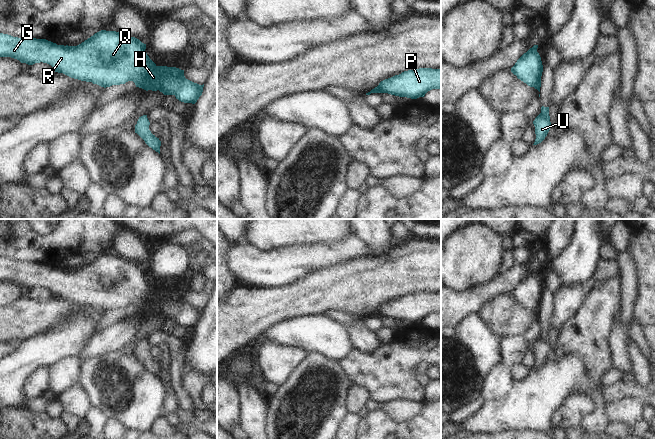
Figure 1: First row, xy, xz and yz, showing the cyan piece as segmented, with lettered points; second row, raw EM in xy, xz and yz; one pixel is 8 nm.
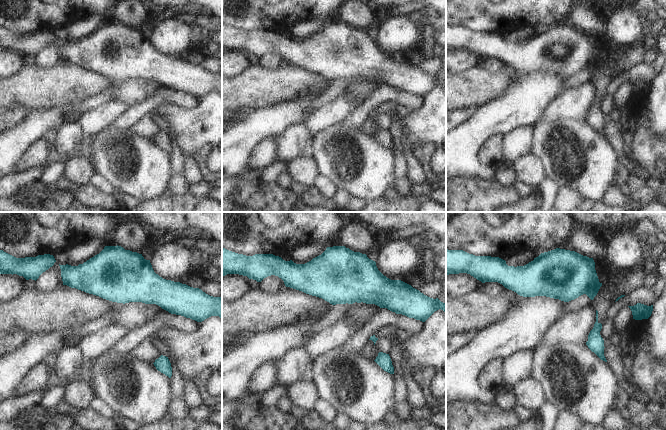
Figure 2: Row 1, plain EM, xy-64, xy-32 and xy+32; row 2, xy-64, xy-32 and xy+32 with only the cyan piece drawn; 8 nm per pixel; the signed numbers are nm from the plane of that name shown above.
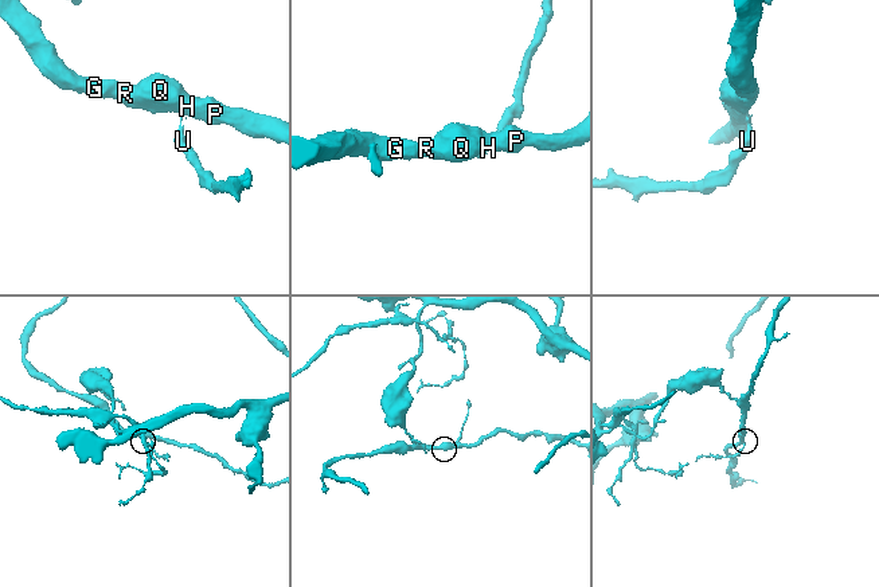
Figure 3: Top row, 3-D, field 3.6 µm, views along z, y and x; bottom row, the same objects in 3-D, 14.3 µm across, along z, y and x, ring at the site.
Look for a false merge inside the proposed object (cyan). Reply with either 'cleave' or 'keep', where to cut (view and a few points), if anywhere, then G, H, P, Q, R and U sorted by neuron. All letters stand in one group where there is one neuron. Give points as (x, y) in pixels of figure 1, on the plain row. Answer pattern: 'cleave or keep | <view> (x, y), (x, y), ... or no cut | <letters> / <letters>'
cleave | xy (144, 312), (147, 314) | G H P Q R / U

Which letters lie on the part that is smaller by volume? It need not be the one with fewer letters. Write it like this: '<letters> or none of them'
U

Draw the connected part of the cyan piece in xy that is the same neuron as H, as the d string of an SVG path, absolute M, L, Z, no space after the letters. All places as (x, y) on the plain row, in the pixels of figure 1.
M101 254L77 270L57 269L46 263L21 263L0 257L0 281L11 281L28 289L47 287L55 296L104 312L133 305L136 311L147 315L159 314L164 319L174 319L181 326L195 328L202 319L204 308L186 303L184 294L179 292L157 290L145 273L146 268L139 263L116 255Z

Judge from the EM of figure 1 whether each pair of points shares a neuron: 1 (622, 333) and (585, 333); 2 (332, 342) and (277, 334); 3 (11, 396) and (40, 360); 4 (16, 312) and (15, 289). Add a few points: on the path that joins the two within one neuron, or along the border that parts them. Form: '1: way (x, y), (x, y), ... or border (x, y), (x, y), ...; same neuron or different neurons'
1: border (617, 310), (614, 314), (609, 338), (611, 356); different neurons
2: way (318, 334), (291, 334); same neuron
3: way (11, 386), (30, 365); same neuron
4: border (22, 296), (10, 304); different neurons

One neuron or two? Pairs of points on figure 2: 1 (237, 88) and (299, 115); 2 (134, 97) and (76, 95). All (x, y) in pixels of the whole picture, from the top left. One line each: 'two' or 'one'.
1: two
2: one

